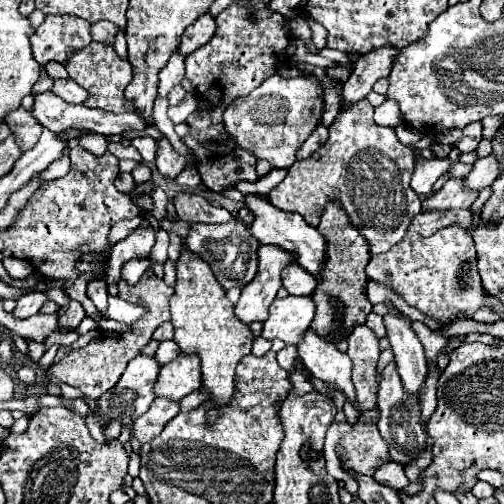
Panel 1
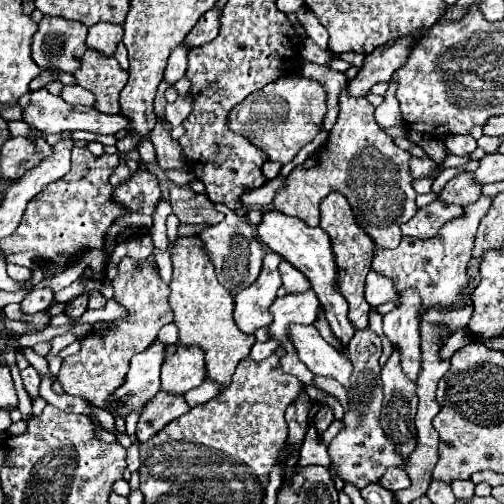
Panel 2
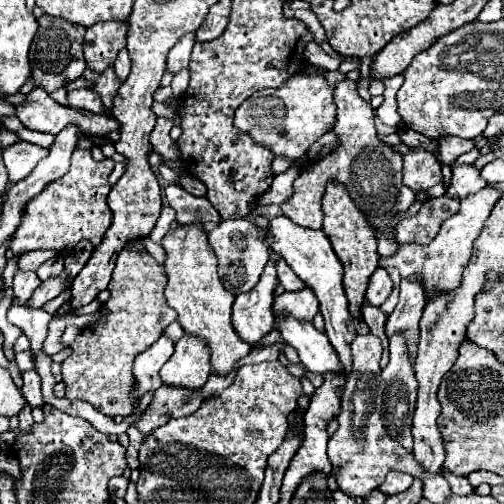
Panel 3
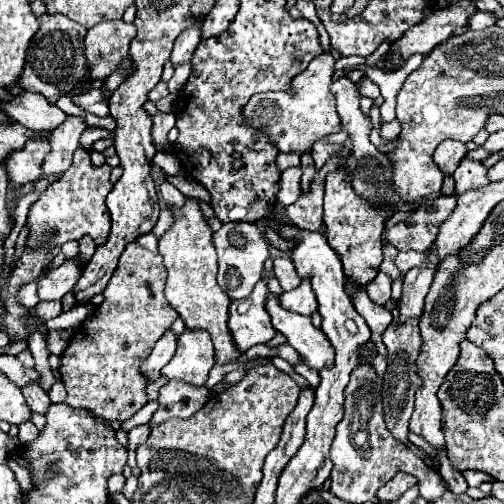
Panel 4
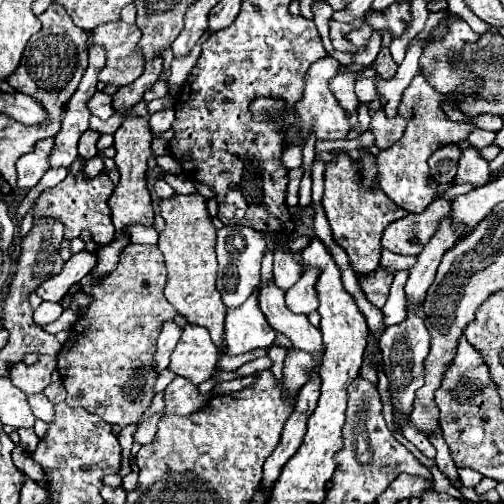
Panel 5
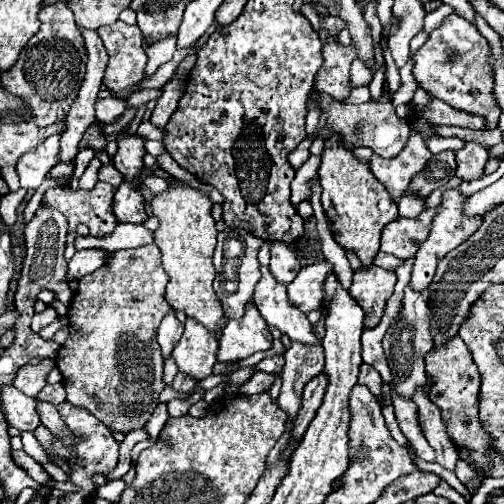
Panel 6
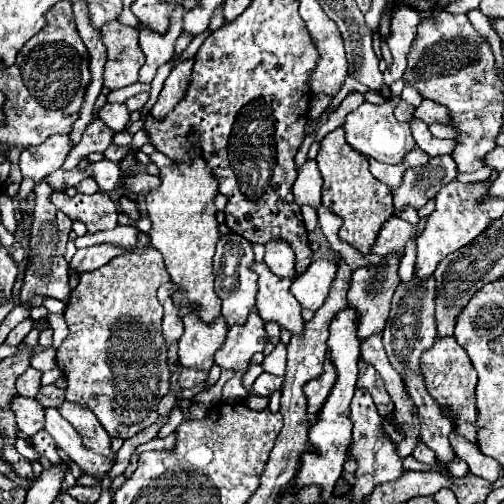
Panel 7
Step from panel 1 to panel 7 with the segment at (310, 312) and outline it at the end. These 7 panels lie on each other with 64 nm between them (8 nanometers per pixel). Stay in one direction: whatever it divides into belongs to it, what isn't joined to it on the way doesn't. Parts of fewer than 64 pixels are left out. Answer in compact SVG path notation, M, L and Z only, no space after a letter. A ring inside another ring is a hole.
M314 260L306 272L292 280L290 292L296 296L302 308L316 312L324 304L336 276L336 268L338 266L330 260Z

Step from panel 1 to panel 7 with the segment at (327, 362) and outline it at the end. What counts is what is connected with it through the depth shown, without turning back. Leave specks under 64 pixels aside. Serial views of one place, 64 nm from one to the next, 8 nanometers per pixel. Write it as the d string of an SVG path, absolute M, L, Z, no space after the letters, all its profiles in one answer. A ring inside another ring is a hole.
M264 262L252 264L252 270L260 276L260 290L256 294L256 308L260 318L264 322L276 322L292 336L300 336L306 322L302 320L300 304L296 304L296 298L288 292L290 280L274 276Z

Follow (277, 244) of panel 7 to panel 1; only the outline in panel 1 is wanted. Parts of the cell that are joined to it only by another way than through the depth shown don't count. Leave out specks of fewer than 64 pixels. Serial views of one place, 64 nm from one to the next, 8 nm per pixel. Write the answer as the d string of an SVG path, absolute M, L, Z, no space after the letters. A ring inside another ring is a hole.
M298 264L286 266L282 270L282 282L284 282L284 288L292 296L310 296L316 288L316 276L310 274L308 270L300 268Z

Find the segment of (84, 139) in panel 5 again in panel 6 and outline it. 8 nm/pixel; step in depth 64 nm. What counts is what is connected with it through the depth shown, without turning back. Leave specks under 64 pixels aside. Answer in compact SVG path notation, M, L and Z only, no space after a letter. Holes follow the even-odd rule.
M81 148L79 150L75 158L75 167L71 182L69 184L72 190L77 190L79 188L79 179L81 178L90 161L95 157L95 154L96 151L91 148Z

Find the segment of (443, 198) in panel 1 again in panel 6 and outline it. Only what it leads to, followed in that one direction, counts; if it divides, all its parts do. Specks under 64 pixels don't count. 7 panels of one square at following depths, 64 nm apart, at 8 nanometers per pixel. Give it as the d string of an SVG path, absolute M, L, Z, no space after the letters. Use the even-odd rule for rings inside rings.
M466 142L462 150L456 152L456 176L460 180L478 180L484 176L484 166L488 162L488 148L476 142Z

